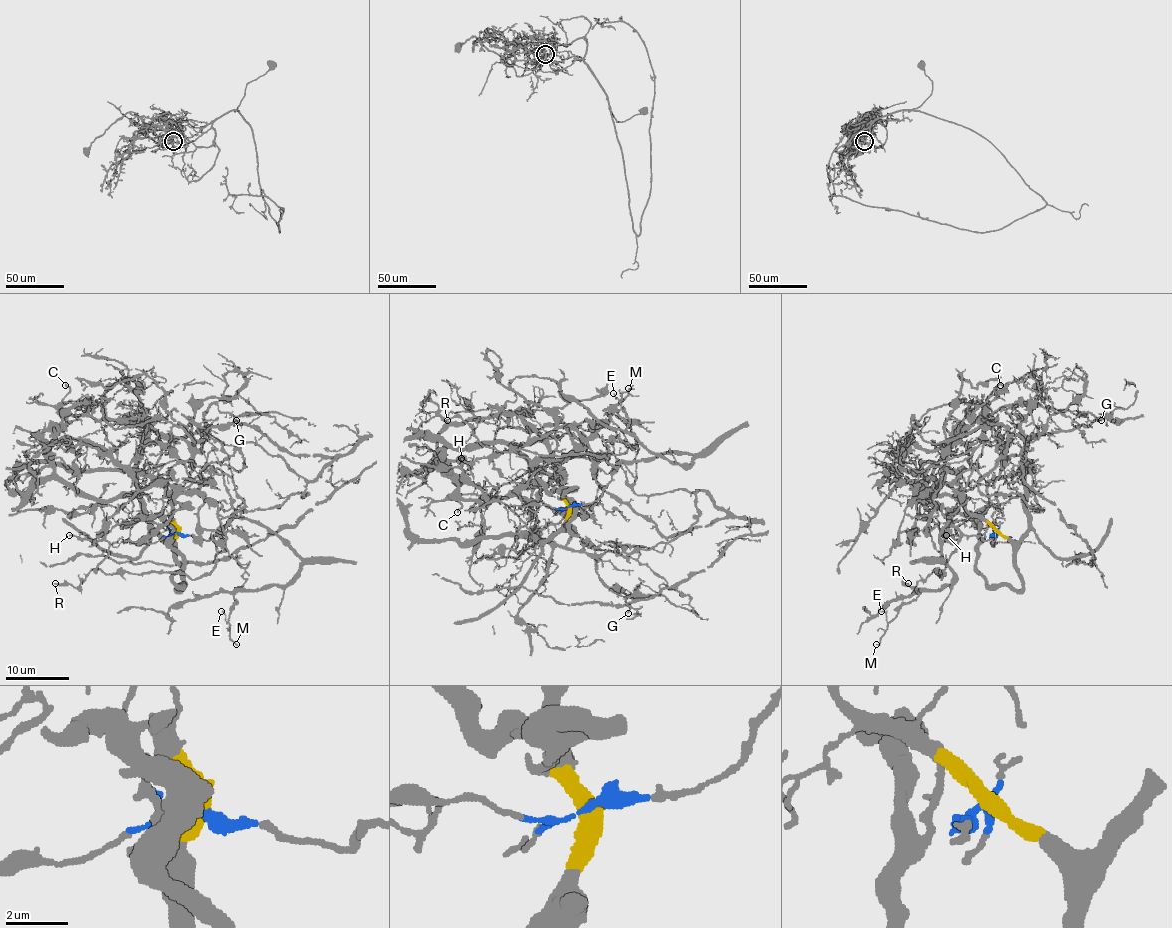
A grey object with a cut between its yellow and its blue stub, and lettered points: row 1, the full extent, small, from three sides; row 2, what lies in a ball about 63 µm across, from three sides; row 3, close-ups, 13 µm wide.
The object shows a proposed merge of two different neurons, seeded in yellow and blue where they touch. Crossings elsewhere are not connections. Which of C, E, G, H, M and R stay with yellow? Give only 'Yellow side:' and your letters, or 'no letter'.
Yellow side: C, G, H

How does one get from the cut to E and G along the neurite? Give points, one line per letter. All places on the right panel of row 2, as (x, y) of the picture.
E: (995, 532), (984, 540), (966, 535), (949, 517), (939, 548), (952, 583), (923, 589), (890, 621), (881, 611)
G: (995, 532), (1017, 541), (1028, 527), (1023, 449), (1047, 425), (1047, 419), (1074, 403), (1090, 421), (1101, 421)

